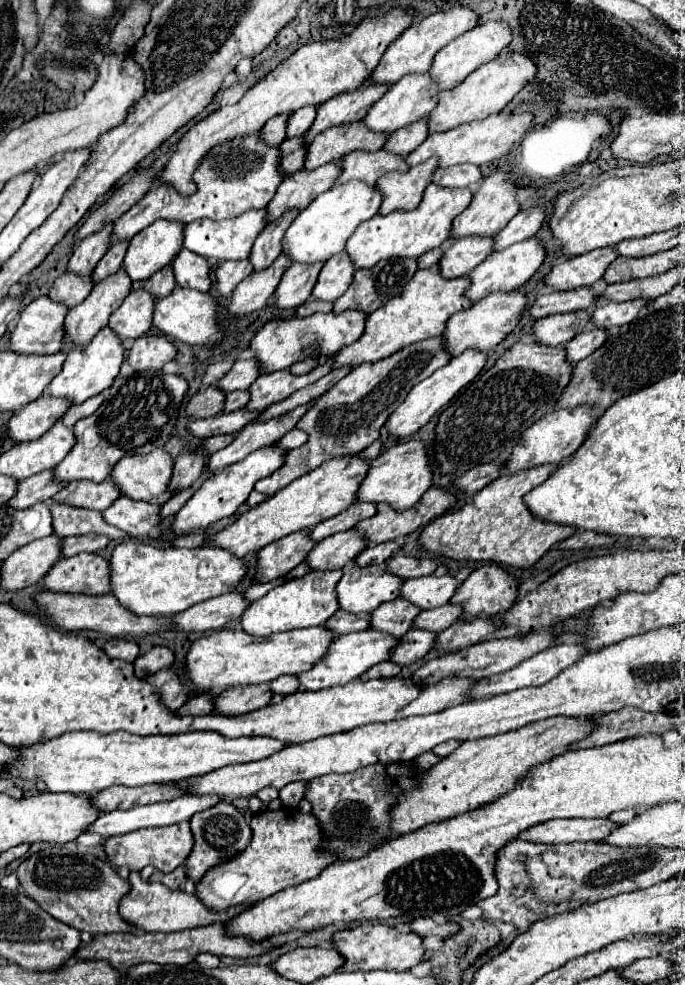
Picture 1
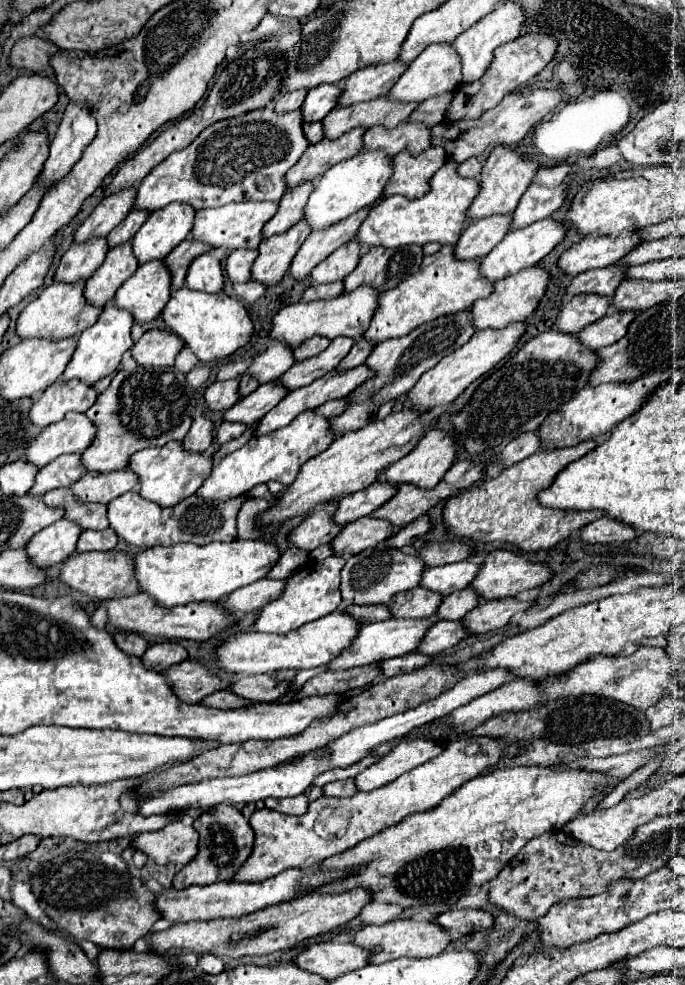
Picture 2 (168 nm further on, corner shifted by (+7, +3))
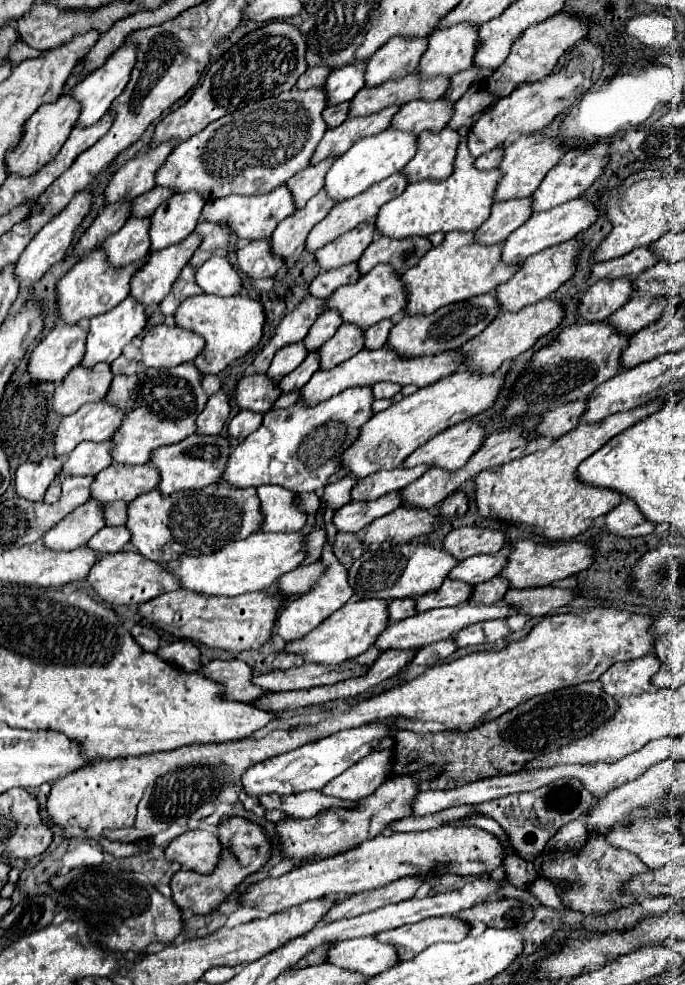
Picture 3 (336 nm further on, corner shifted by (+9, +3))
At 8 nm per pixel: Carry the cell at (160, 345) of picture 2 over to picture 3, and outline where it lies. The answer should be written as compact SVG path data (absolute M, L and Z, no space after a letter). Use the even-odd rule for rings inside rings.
M154 326L142 338L142 364L152 368L172 368L194 360L204 340L180 326Z

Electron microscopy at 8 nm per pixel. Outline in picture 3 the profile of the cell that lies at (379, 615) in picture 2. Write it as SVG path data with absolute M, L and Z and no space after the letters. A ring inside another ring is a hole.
M400 598L400 600L392 600L388 604L388 620L390 622L404 620L406 616L412 616L412 614L416 614L412 598Z

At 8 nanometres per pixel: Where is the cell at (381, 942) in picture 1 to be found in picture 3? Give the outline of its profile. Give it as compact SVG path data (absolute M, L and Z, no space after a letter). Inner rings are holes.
M456 916L430 918L414 924L404 924L394 930L386 930L376 934L378 942L390 944L396 948L398 958L406 960L436 942L460 942L466 938L470 924L462 922Z

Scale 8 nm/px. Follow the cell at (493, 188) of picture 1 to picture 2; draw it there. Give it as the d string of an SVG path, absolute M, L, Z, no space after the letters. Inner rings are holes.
M496 146L490 152L490 156L482 168L482 178L480 178L482 190L480 190L478 198L472 202L472 206L468 208L468 216L472 220L480 220L480 218L486 218L492 214L512 214L516 210L516 204L520 202L520 196L532 184L532 178L536 176L538 168L540 168L540 164L530 160L528 154L520 154L506 146Z

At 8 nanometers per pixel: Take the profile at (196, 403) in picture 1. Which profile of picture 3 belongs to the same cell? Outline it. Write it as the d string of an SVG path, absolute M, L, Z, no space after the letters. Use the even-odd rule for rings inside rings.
M266 374L242 376L234 388L234 400L242 410L266 412L280 396L280 392L274 390L274 384L276 382Z

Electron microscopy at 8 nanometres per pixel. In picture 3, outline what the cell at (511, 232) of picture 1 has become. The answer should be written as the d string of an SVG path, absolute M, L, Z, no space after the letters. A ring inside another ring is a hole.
M588 152L576 156L570 164L554 166L532 194L532 212L544 212L578 198L602 174L604 166L606 158L596 158Z

